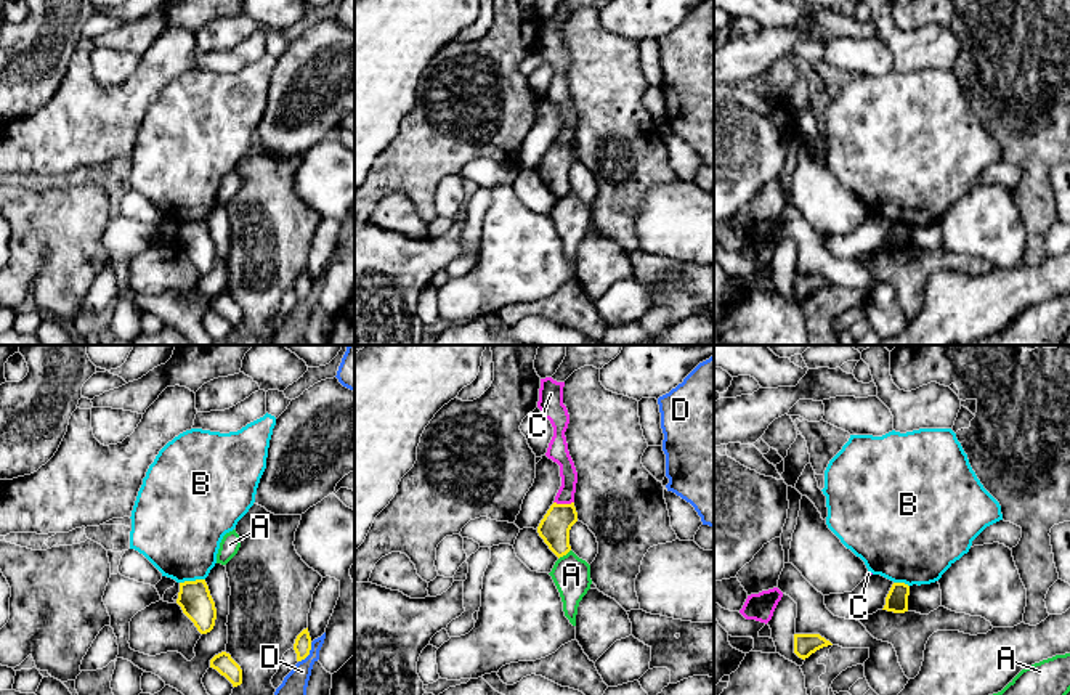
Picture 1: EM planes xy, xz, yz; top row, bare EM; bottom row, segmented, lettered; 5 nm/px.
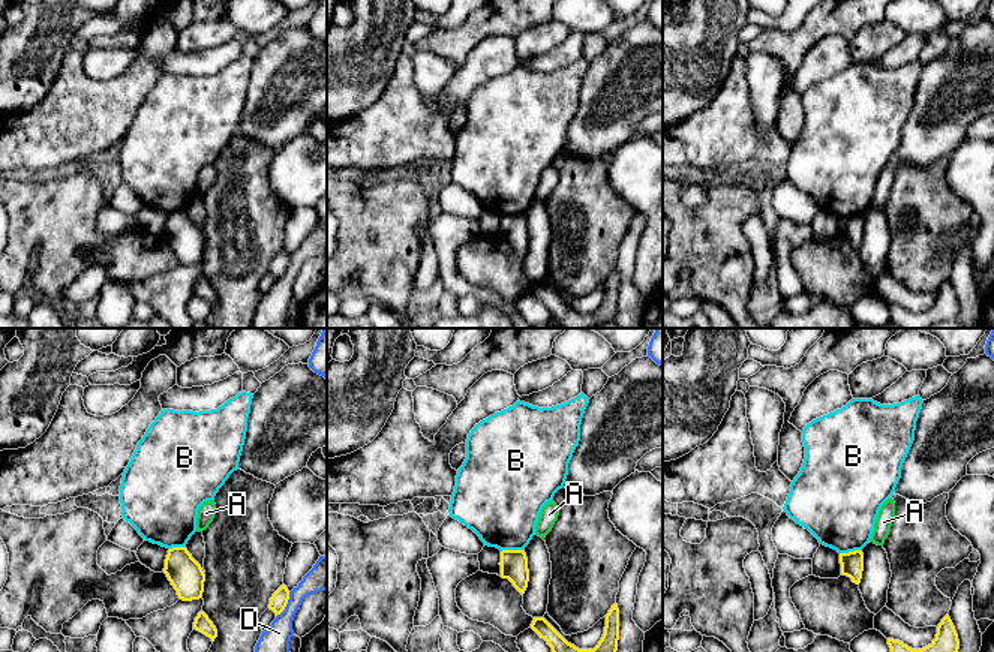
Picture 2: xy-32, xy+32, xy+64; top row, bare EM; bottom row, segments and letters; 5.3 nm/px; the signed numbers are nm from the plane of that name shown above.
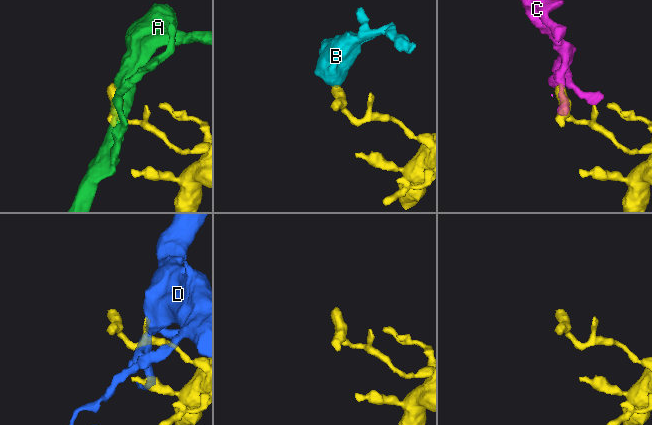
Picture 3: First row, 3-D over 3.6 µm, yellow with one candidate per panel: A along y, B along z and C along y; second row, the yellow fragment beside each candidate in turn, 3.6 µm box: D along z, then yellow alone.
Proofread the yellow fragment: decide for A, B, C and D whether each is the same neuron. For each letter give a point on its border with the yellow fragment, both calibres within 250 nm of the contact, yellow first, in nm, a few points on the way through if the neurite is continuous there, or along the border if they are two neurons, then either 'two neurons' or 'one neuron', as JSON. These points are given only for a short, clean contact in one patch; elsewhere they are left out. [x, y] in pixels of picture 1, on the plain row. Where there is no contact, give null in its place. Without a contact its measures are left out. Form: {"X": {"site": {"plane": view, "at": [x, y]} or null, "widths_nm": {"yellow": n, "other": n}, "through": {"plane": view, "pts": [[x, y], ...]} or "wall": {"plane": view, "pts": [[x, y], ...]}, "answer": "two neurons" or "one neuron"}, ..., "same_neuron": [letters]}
{"A": {"site": {"plane": "xz", "at": [563, 195]}, "widths_nm": {"yellow": 160, "other": 190}, "answer": "two neurons"}, "B": {"site": {"plane": "xy", "at": [191, 222]}, "widths_nm": {"yellow": 160, "other": 420}, "wall": {"plane": "xy", "pts": [[204, 219], [180, 223]]}, "answer": "two neurons"}, "C": {"site": {"plane": "xz", "at": [563, 145]}, "widths_nm": {"yellow": 160, "other": 90}, "answer": "two neurons"}, "D": {"site": {"plane": "xy", "at": [308, 294]}, "widths_nm": {"yellow": 90, "other": 140}, "answer": "two neurons"}, "same_neuron": []}

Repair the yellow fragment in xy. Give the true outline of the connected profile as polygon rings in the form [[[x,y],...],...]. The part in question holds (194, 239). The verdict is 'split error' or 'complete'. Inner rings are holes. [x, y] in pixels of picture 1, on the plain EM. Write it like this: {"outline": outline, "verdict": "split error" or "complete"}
{"outline": [[[205,220],[180,223],[176,244],[201,274],[213,270],[217,249]]], "verdict": "complete"}

